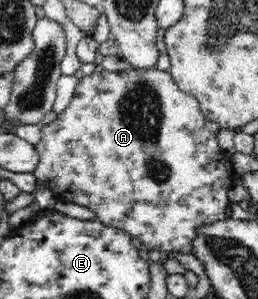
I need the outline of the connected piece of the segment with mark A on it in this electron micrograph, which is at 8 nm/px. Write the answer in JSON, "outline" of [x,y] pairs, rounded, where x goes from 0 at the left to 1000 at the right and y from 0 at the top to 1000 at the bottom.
{"outline":[[[508,231],[484,241],[442,244],[411,237],[329,254],[291,288],[291,304],[267,351],[221,395],[182,415],[159,415],[159,465],[136,482],[151,538],[132,582],[155,619],[202,635],[225,672],[283,672],[302,689],[349,696],[384,739],[411,756],[473,769],[512,796],[535,796],[550,826],[593,860],[636,863],[659,846],[752,849],[752,803],[760,803],[771,759],[798,756],[857,736],[884,732],[876,696],[891,686],[884,635],[899,629],[919,592],[903,565],[891,518],[857,502],[841,445],[798,425],[798,395],[783,381],[775,344],[736,311],[690,294],[659,244],[605,231]]]}

